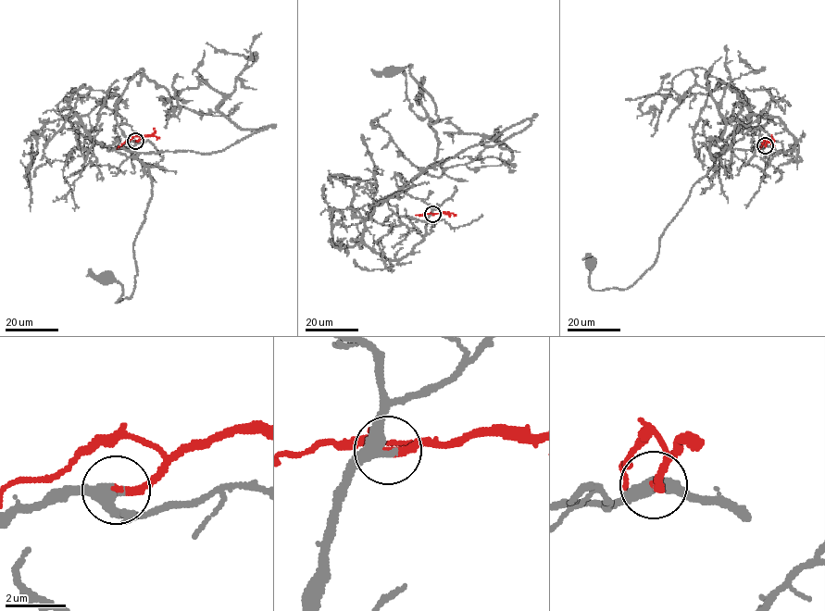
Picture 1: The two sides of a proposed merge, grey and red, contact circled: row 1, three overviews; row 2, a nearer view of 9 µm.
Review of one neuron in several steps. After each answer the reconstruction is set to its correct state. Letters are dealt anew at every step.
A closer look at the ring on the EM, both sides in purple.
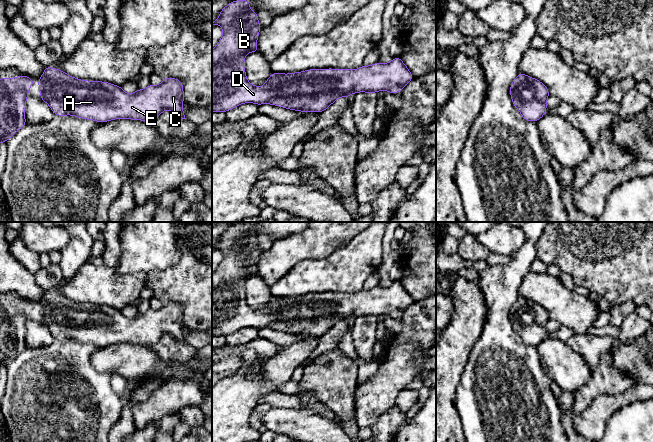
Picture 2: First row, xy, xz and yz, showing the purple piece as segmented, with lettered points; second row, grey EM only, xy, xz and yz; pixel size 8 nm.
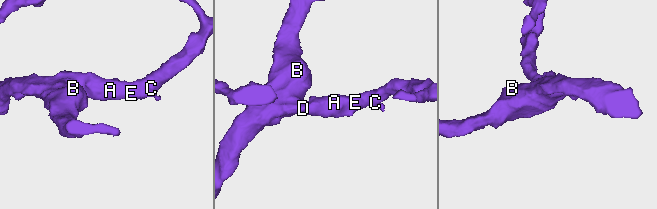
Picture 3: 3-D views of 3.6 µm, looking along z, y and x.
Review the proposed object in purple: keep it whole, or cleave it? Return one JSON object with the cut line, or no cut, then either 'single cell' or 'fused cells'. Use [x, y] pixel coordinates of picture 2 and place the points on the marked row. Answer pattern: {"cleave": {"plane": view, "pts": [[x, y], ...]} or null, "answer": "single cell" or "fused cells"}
{"cleave": null, "answer": "single cell"}

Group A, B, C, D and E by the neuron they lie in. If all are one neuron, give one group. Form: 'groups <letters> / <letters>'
groups A B C D E

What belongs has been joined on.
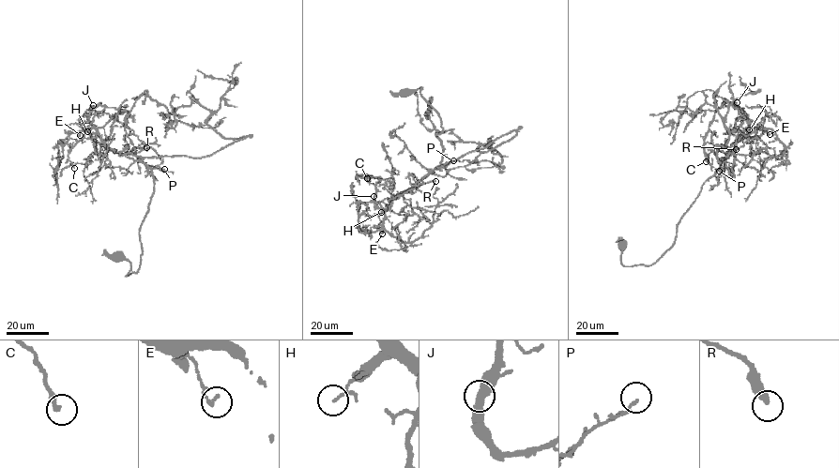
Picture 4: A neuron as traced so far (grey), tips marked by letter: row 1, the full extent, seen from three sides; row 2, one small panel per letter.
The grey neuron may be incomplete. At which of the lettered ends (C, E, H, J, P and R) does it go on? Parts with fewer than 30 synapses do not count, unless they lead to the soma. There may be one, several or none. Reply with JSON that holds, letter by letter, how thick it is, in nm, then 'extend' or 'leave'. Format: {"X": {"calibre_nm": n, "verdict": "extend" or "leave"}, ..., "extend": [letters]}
{"C": {"calibre_nm": 240, "verdict": "leave"}, "E": {"calibre_nm": 180, "verdict": "leave"}, "H": {"calibre_nm": 80, "verdict": "leave"}, "J": {"calibre_nm": 120, "verdict": "leave"}, "P": {"calibre_nm": 80, "verdict": "leave"}, "R": {"calibre_nm": 360, "verdict": "leave"}, "extend": []}

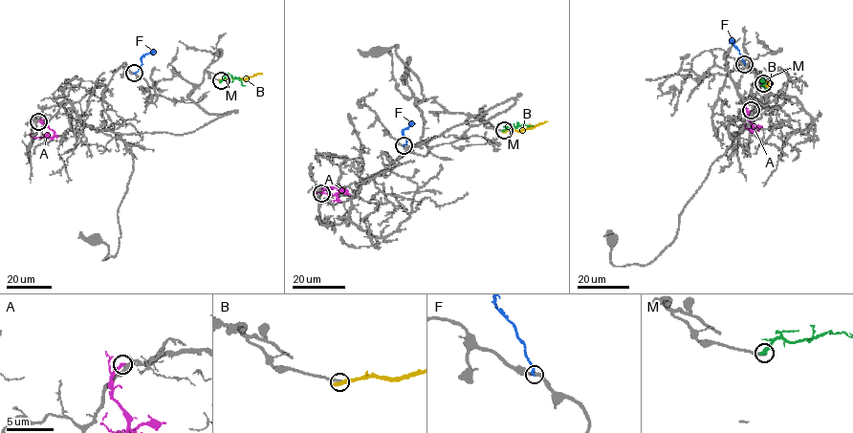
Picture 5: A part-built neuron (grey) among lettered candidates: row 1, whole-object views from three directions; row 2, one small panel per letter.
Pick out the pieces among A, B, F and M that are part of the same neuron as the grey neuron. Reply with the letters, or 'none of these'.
none of these

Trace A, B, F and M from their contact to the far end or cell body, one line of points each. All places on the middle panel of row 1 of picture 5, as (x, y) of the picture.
A: (321, 193), (334, 186), (343, 189), (334, 195), (316, 193)
B: (504, 131), (531, 128), (546, 120)
F: (404, 145), (407, 139), (402, 132), (415, 123)
M: (504, 130), (507, 127), (532, 125)

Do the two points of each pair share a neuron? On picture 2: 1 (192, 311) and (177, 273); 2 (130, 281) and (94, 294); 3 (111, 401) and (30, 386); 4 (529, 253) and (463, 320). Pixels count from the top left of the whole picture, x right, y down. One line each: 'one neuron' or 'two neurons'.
1: one neuron
2: one neuron
3: one neuron
4: two neurons

